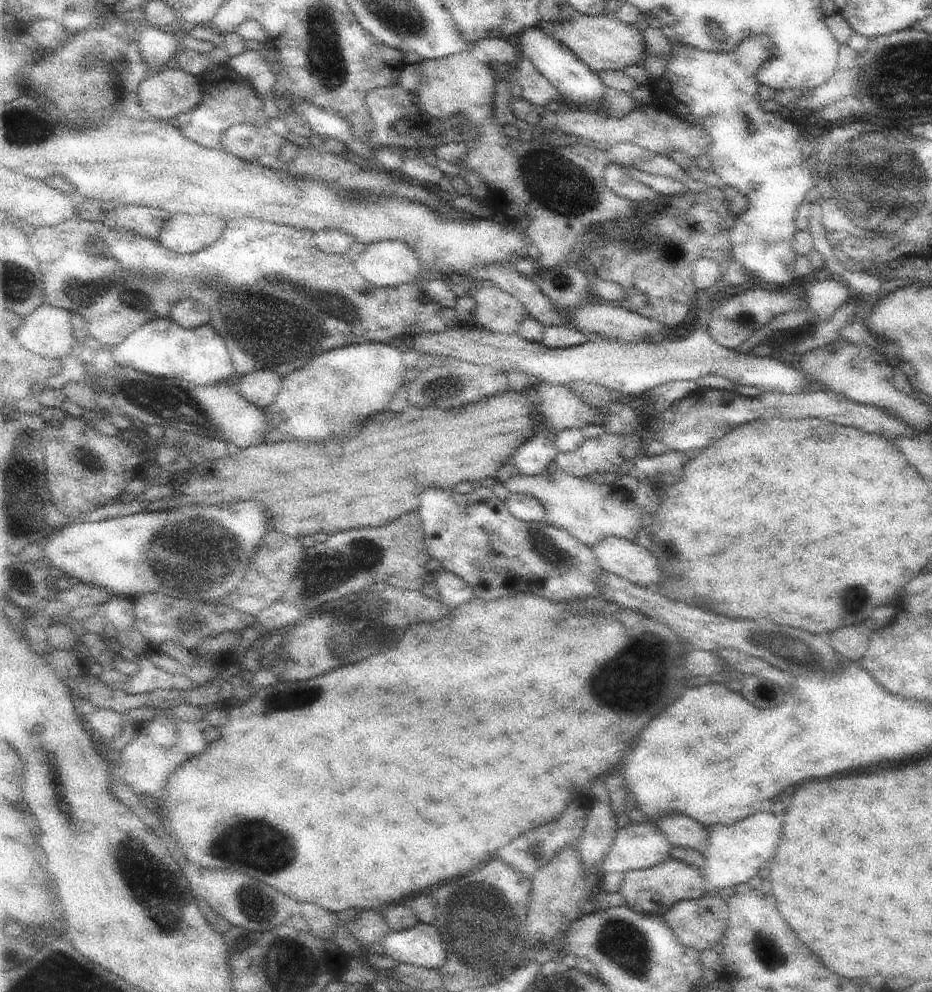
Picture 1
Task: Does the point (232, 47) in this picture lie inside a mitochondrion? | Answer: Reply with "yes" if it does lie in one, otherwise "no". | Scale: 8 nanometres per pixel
no

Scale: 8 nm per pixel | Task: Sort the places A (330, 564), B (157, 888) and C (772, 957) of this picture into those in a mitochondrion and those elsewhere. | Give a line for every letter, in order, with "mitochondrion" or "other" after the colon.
A: mitochondrion
B: mitochondrion
C: mitochondrion

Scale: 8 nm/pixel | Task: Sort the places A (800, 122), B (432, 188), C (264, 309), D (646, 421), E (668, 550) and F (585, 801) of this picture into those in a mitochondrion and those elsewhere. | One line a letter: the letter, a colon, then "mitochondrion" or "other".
A: other
B: other
C: mitochondrion
D: other
E: other
F: other

